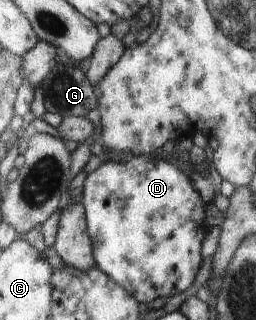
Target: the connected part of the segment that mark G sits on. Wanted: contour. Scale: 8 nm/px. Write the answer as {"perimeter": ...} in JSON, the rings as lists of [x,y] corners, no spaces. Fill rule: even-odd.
{"perimeter":[[[59,64],[42,85],[46,93],[46,107],[64,119],[71,116],[88,116],[93,109],[99,109],[95,85],[76,65]]]}

